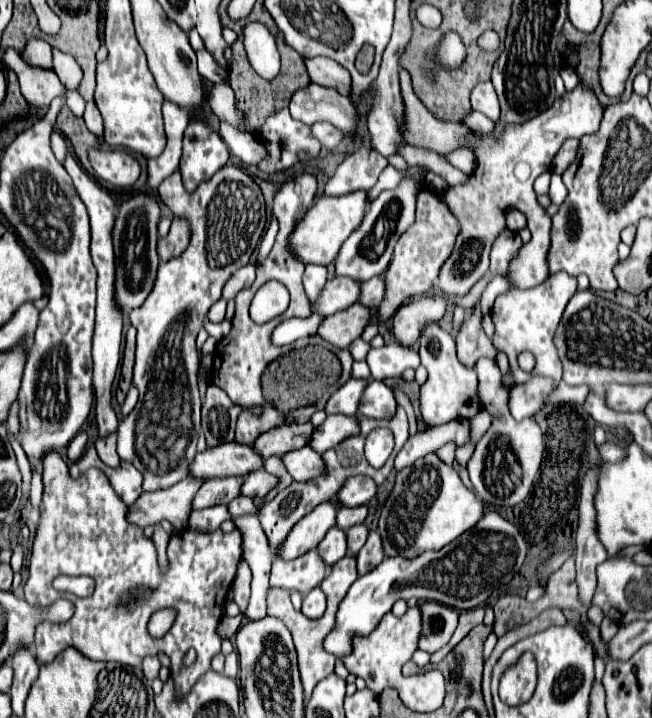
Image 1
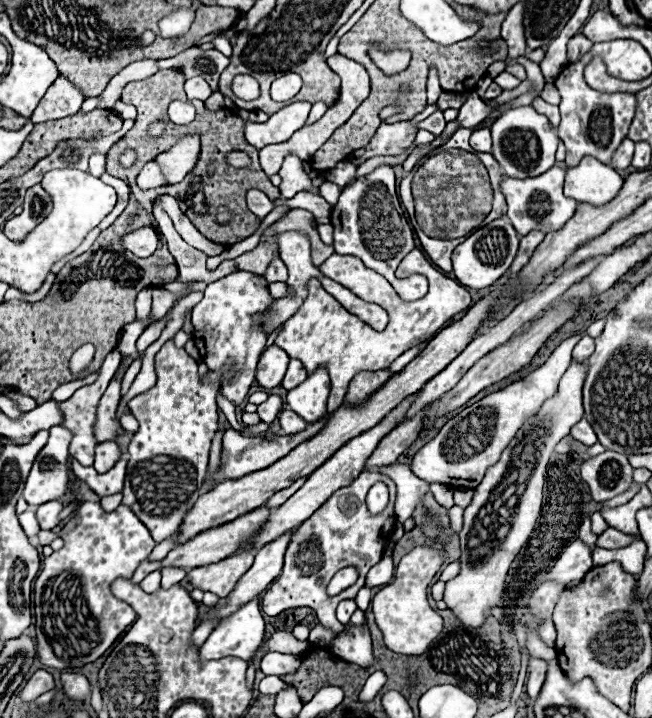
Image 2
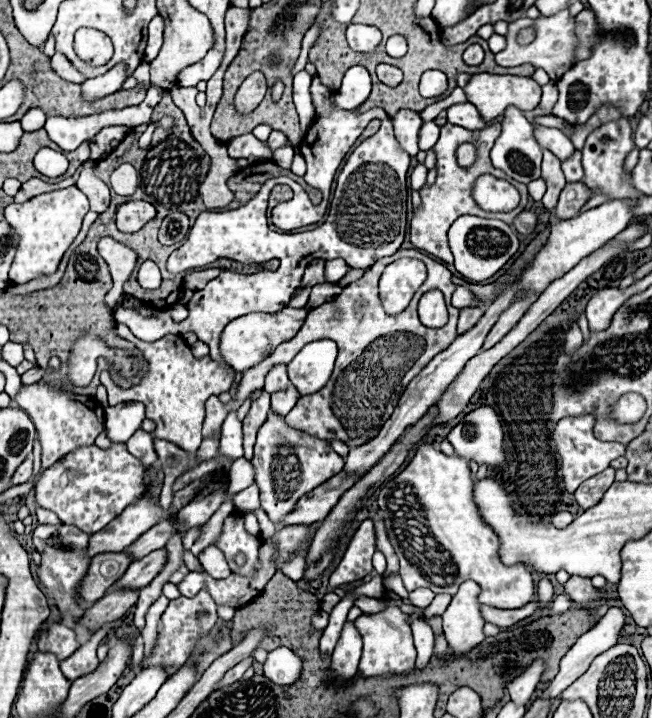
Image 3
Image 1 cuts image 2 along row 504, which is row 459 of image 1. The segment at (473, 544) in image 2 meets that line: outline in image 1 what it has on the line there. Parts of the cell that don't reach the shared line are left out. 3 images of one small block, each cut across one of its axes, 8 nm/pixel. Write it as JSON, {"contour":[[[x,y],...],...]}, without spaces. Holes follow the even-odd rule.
{"contour":[[[480,358],[476,364],[478,374],[478,396],[482,408],[492,414],[492,426],[484,432],[478,440],[472,458],[468,460],[466,468],[470,474],[470,482],[476,490],[476,496],[486,504],[494,506],[516,506],[522,502],[538,482],[538,472],[544,460],[544,438],[542,430],[534,422],[534,418],[524,418],[516,422],[508,412],[508,388],[502,382],[500,368],[496,362],[488,358]]]}

